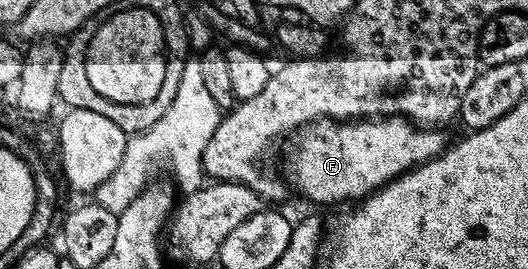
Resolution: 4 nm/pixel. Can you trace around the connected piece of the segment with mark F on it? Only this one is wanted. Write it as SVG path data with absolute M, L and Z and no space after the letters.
M378 117L375 119L321 119L313 121L303 131L291 138L290 151L286 157L286 167L282 170L287 184L312 201L332 205L335 201L363 199L381 189L396 177L417 169L422 163L434 159L444 152L446 140L436 127L425 127L409 121L407 117Z

